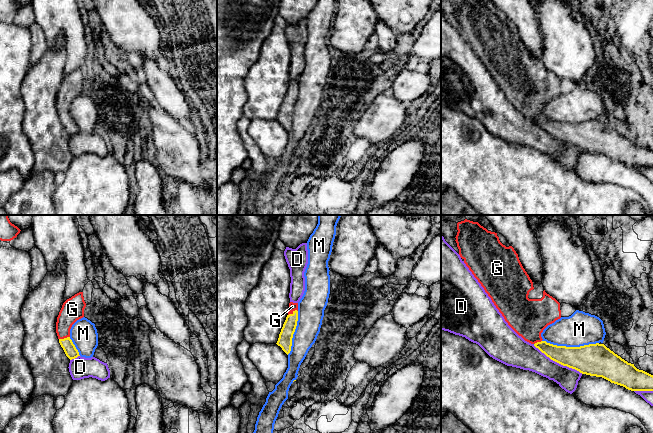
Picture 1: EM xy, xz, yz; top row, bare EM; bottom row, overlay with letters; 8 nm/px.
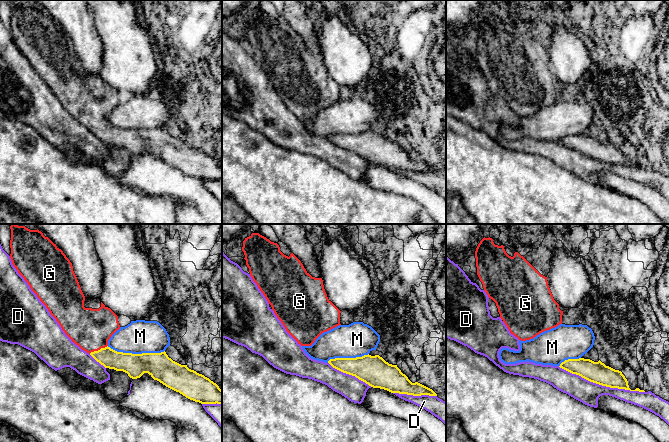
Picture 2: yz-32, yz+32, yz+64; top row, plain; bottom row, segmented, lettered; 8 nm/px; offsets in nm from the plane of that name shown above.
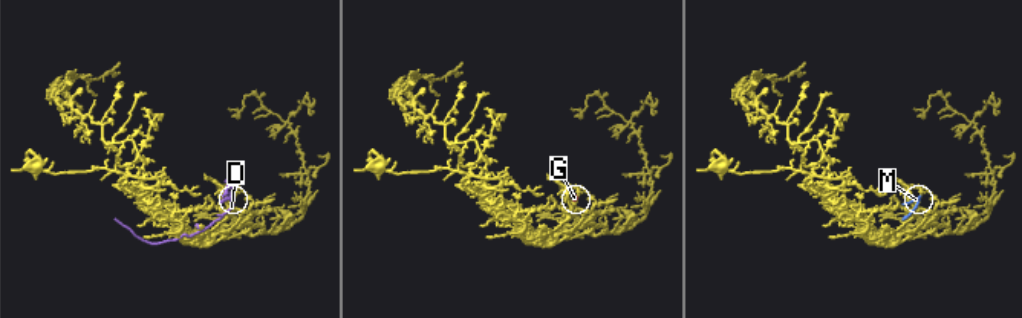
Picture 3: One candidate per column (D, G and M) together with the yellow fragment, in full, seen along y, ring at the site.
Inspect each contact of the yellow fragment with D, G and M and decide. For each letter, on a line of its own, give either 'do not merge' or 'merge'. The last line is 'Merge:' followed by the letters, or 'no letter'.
D: do not merge
G: merge
M: do not merge
Merge: G

